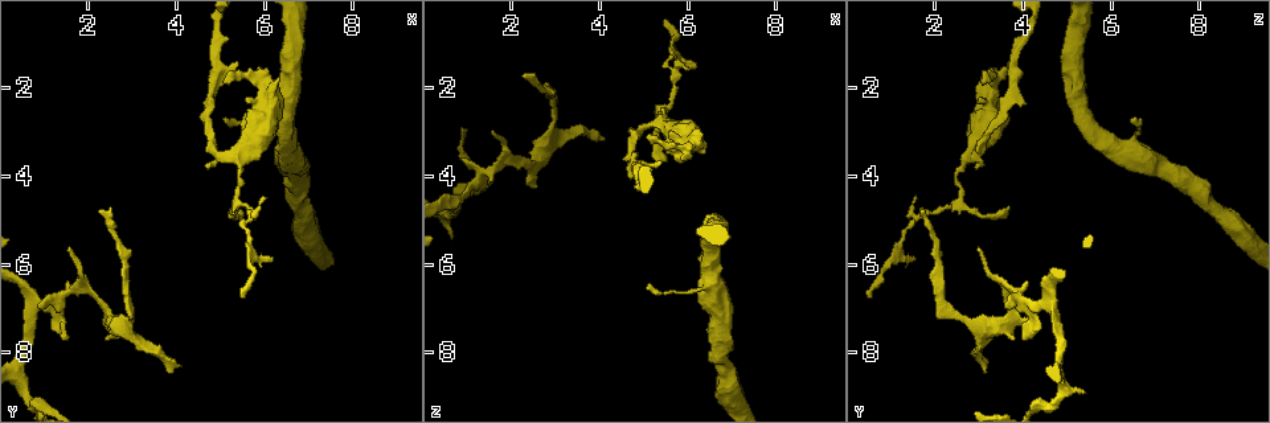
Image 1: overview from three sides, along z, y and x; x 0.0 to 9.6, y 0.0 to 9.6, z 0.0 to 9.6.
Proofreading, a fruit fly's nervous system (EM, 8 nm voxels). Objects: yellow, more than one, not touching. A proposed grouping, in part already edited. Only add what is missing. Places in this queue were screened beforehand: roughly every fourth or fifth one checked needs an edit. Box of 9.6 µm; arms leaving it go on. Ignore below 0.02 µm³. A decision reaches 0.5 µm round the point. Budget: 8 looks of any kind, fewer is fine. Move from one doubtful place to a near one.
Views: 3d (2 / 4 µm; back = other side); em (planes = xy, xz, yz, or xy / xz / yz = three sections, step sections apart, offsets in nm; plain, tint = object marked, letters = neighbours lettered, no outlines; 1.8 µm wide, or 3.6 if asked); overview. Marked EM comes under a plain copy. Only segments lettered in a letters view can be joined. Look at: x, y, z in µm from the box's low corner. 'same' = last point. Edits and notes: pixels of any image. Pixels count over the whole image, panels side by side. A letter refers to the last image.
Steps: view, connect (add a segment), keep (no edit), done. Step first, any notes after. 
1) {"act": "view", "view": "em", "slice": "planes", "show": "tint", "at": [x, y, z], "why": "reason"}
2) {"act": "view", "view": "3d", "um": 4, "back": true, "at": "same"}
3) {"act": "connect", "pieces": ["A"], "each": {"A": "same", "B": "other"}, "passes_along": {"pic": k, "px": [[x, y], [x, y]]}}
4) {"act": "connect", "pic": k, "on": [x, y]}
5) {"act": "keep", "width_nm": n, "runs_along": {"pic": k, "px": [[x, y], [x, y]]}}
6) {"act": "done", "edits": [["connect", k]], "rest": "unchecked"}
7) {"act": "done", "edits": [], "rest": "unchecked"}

{"act": "view", "view": "em", "slice": "planes", "show": "letters", "at": [1.45, 7.70, 3.90], "why": "free end"}

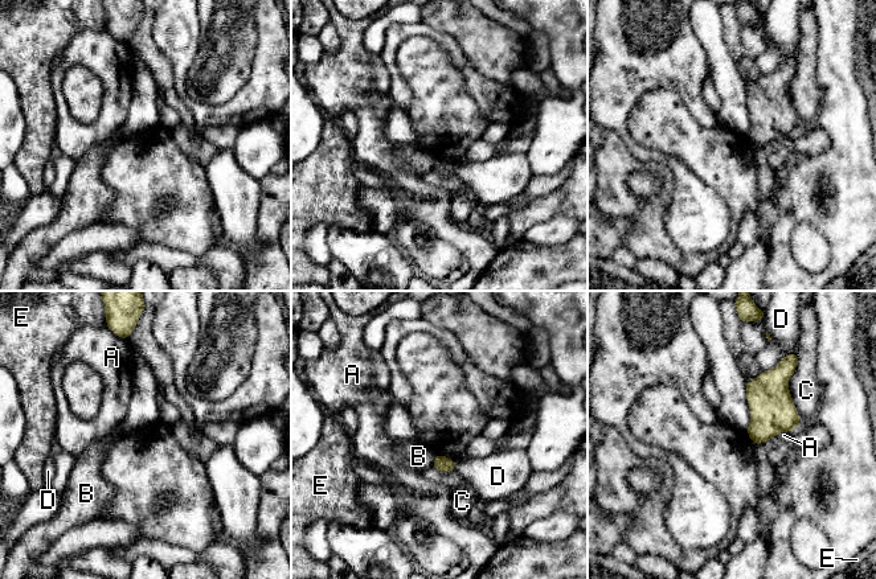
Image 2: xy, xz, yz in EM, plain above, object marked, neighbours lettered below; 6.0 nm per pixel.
{"act": "keep", "width_nm": 100, "each": {"A": "other", "B": "other", "C": "other", "D": "other", "E": "other"}, "border": {"pic": 2, "px": [[436, 455], [432, 465]]}, "found": "none of them fits"}

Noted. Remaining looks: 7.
{"act": "view", "view": "3d", "um": 2, "at": [1.60, 5.65, 3.00], "why": "thin end"}

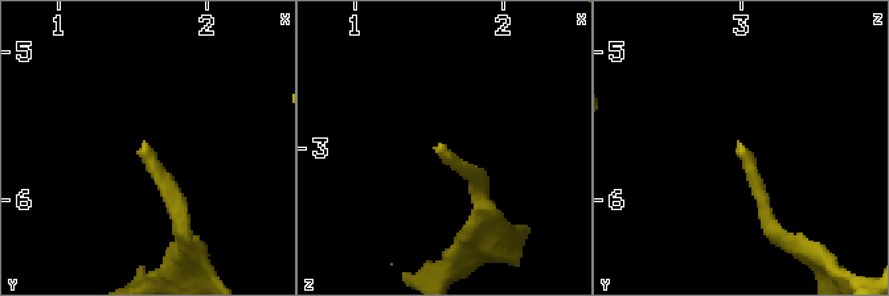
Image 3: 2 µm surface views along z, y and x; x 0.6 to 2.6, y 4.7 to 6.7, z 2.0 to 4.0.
{"act": "view", "view": "em", "slice": "planes", "show": "letters", "at": [1.56, 5.64, 3.00]}

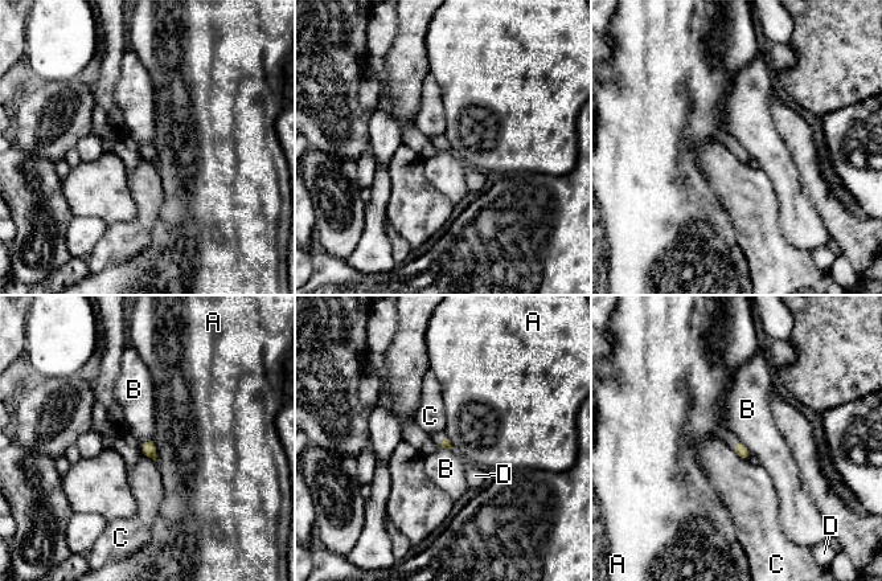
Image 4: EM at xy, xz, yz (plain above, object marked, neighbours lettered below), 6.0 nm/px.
{"act": "keep", "each": {"A": "other", "B": "other", "C": "other", "D": "other"}, "border": {"pic": 4, "px": [[738, 438], [751, 453]]}, "found": "none of them fits"}

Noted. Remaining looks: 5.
{"act": "view", "view": "em", "slice": "xy", "step": 8, "show": "letters", "at": [5.15, 1.90, 3.05], "why": "branch stops here"}

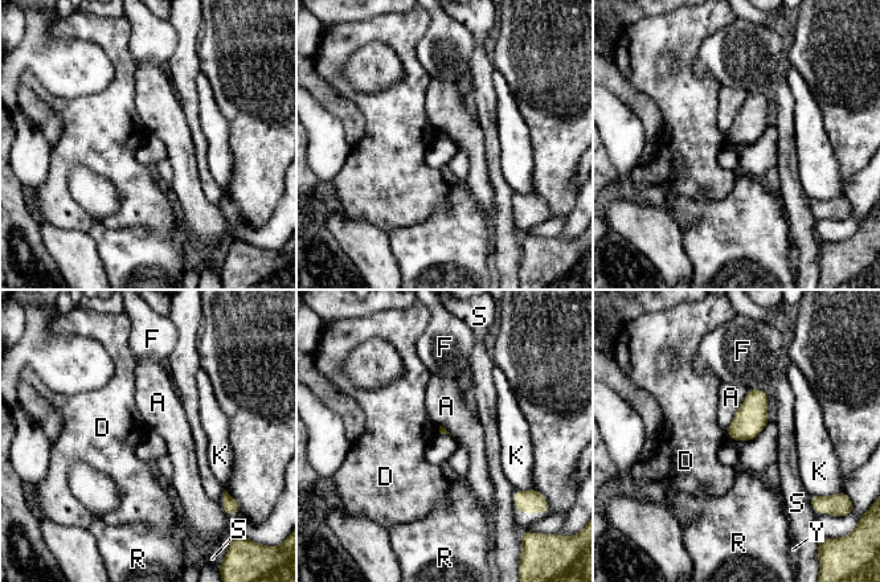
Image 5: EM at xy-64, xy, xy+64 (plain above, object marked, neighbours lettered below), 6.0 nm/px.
{"act": "keep", "each": {"A": "other", "D": "other", "F": "other", "K": "other", "R": "other", "S": "other", "Y": "other"}, "border": {"pic": 5, "px": [[749, 390], [727, 430]]}, "found": "no lettered segment goes on from it"}

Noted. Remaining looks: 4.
{"act": "done", "edits": [], "rest": "unchecked"}

